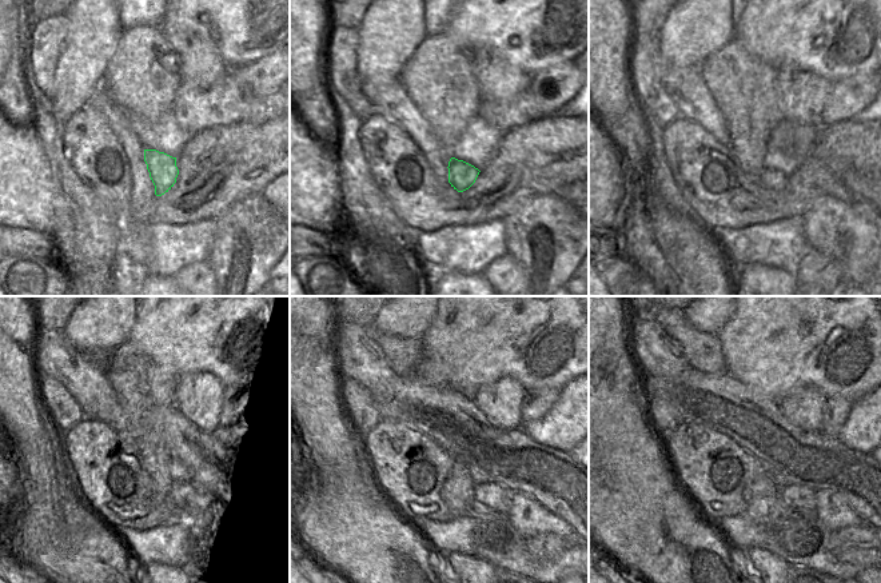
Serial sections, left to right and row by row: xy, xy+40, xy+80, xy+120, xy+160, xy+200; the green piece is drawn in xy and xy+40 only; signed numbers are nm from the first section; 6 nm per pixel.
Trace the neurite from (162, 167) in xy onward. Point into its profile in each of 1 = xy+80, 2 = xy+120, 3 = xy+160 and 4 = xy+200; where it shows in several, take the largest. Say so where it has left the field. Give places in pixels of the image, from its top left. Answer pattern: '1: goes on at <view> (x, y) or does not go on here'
1: goes on at xy+80 (769, 178)
2: goes on at xy+120 (190, 500)
3: goes on at xy+160 (497, 498)
4: goes on at xy+200 (800, 496)

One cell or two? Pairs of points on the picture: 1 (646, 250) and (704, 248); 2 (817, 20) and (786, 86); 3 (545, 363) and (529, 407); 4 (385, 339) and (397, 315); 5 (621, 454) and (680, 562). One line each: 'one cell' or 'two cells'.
1: one cell
2: two cells
3: two cells
4: two cells
5: one cell

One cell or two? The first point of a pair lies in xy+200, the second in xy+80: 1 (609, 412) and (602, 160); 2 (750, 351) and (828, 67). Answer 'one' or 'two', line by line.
1: two
2: one

